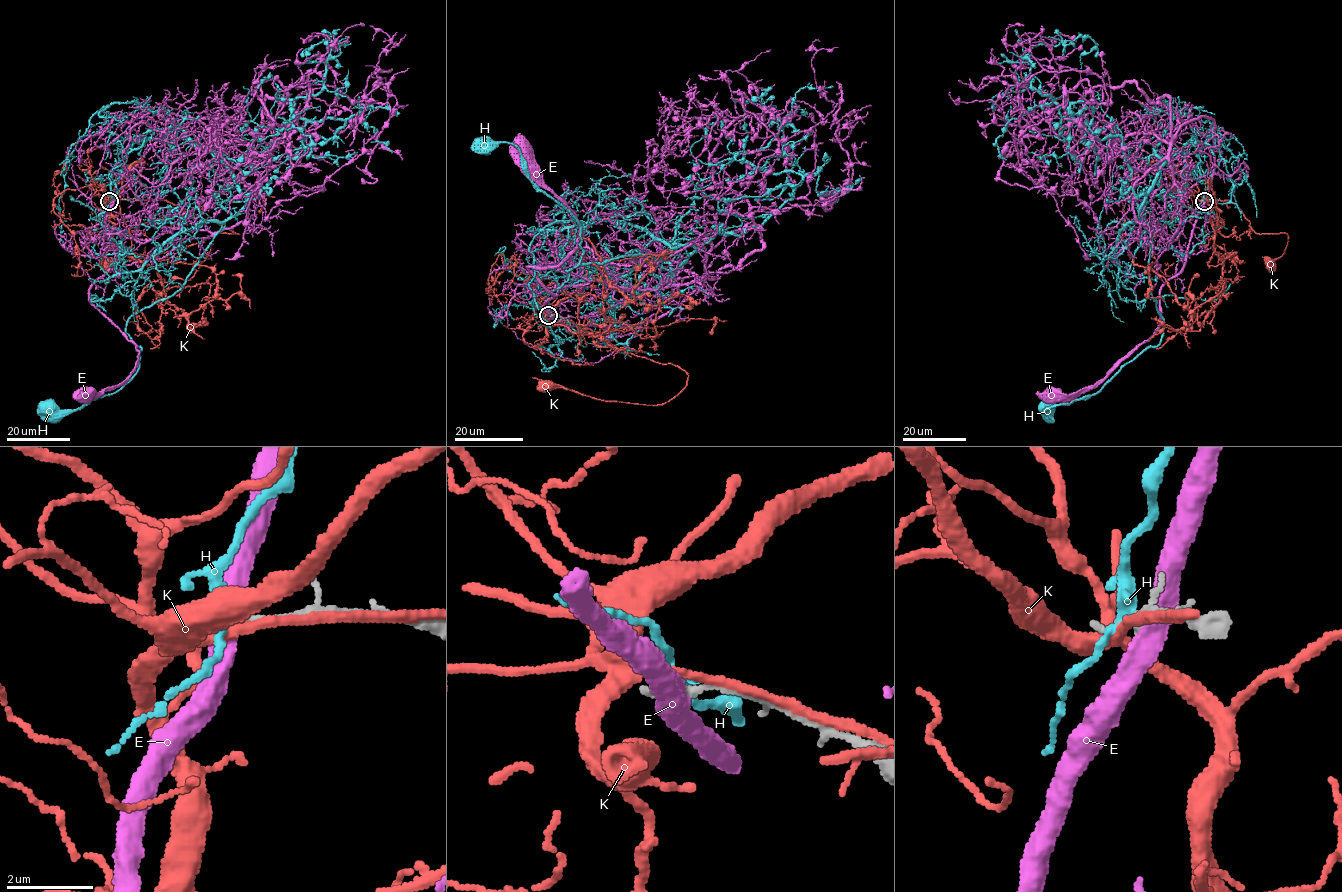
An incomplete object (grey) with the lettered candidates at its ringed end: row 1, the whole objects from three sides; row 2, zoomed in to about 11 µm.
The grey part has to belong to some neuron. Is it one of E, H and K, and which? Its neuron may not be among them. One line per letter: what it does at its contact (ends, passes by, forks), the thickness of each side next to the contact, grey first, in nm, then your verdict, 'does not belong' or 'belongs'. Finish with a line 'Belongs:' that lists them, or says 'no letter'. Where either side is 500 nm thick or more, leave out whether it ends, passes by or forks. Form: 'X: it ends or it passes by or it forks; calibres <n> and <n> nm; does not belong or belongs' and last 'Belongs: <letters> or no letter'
E: calibres 240 and 500 nm; does not belong
H: it passes by; calibres 360 and 280 nm; does not belong
K: it forks; calibres 160 and 320 nm; does not belong
Belongs: no letter

